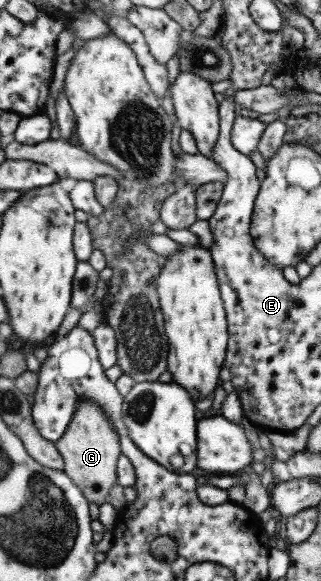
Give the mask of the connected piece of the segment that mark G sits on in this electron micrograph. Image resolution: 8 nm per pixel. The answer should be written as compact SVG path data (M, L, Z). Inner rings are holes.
M80 397L74 406L75 413L68 428L53 444L62 458L63 472L80 489L87 502L100 506L106 503L108 491L116 483L116 463L121 454L118 434L112 430L104 413L101 413L100 405Z

